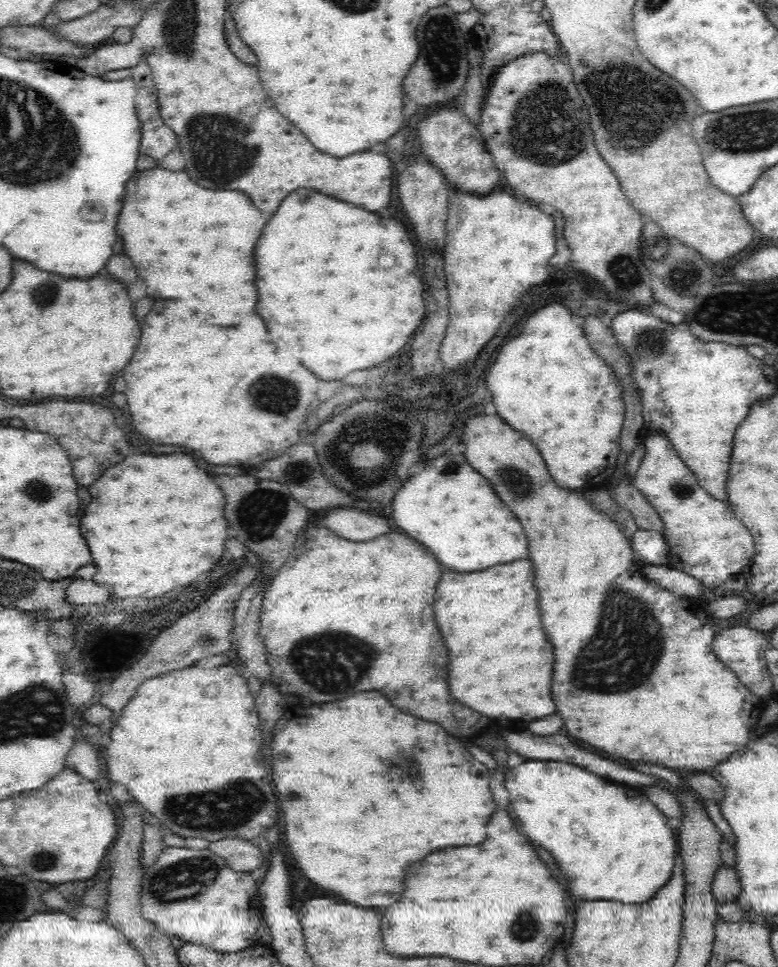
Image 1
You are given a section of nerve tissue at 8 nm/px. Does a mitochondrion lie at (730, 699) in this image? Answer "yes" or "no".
no

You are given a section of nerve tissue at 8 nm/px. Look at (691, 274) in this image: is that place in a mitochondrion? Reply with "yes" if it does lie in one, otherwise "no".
no

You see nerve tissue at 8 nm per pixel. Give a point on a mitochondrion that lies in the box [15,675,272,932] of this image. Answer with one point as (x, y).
(230, 807)

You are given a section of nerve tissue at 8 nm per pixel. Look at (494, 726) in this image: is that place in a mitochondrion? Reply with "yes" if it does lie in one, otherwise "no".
no

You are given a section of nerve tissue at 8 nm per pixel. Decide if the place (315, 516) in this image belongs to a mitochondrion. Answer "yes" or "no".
no

